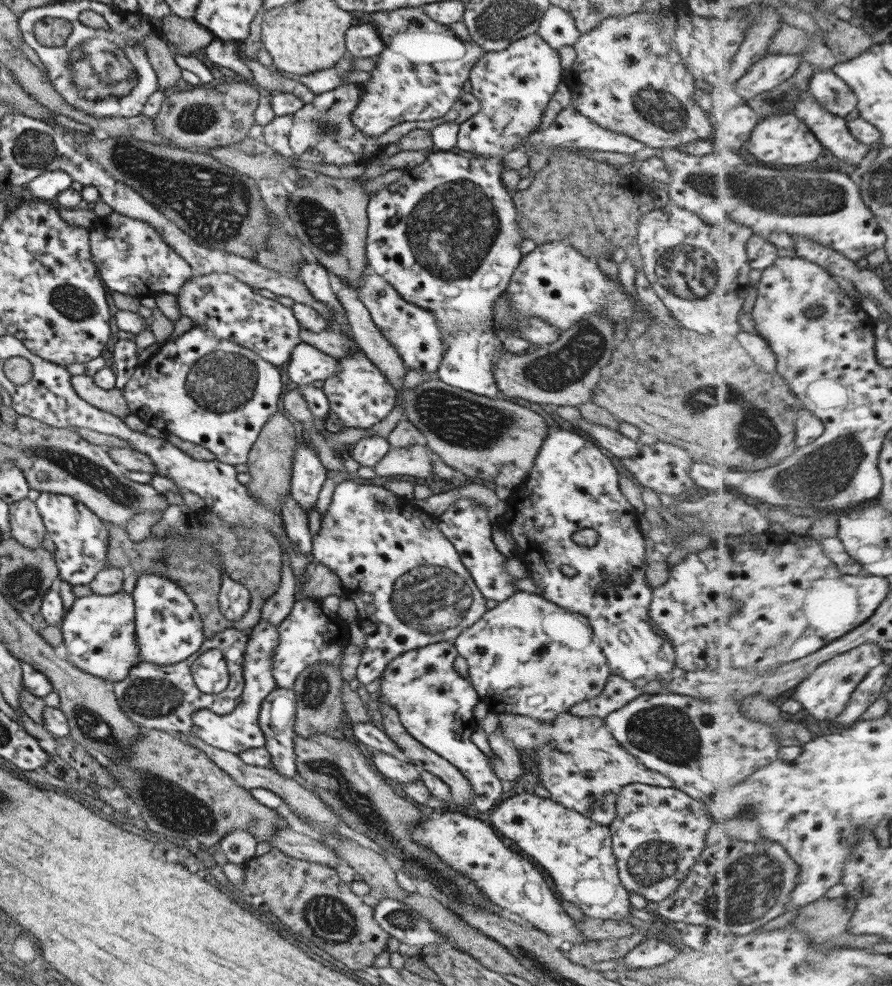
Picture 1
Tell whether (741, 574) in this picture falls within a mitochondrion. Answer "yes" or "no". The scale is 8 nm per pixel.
no

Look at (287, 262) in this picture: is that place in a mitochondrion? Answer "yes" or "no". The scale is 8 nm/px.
yes

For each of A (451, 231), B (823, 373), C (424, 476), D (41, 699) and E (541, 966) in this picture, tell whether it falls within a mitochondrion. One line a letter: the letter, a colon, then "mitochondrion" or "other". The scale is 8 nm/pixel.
A: mitochondrion
B: other
C: other
D: other
E: mitochondrion

